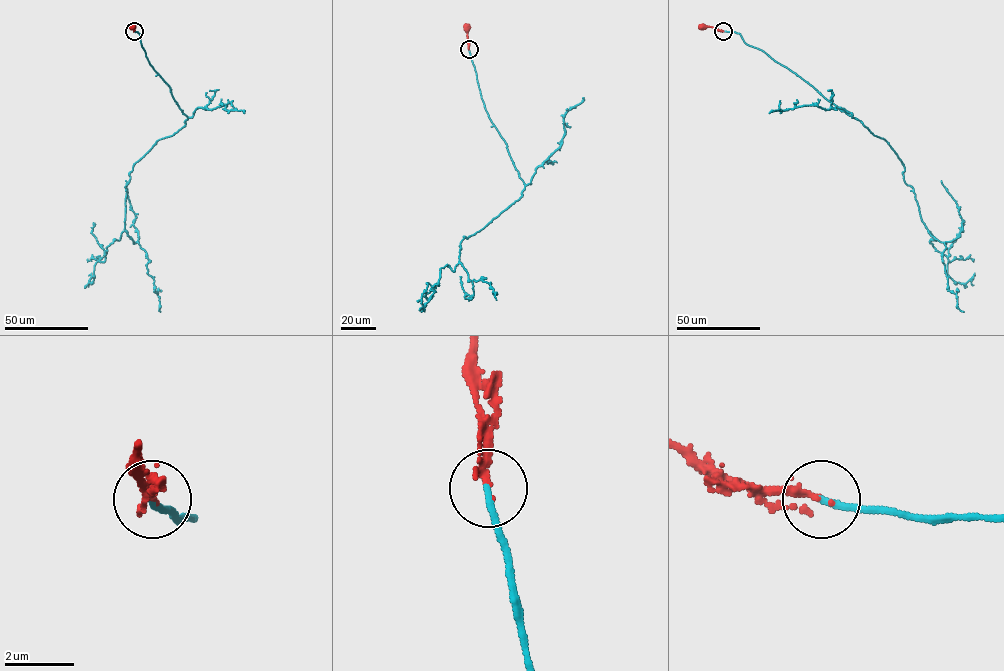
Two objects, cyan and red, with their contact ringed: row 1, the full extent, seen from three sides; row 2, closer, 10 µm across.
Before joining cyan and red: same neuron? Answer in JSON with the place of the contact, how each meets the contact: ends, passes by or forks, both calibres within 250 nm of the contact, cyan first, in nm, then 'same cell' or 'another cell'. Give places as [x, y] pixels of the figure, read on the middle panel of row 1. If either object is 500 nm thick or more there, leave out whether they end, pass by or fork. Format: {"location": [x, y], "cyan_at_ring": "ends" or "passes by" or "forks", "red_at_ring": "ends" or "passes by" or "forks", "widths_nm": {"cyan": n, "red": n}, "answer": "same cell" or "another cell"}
{"location": [469, 49], "cyan_at_ring": "ends", "red_at_ring": "ends", "widths_nm": {"cyan": 200, "red": 190}, "answer": "same cell"}

